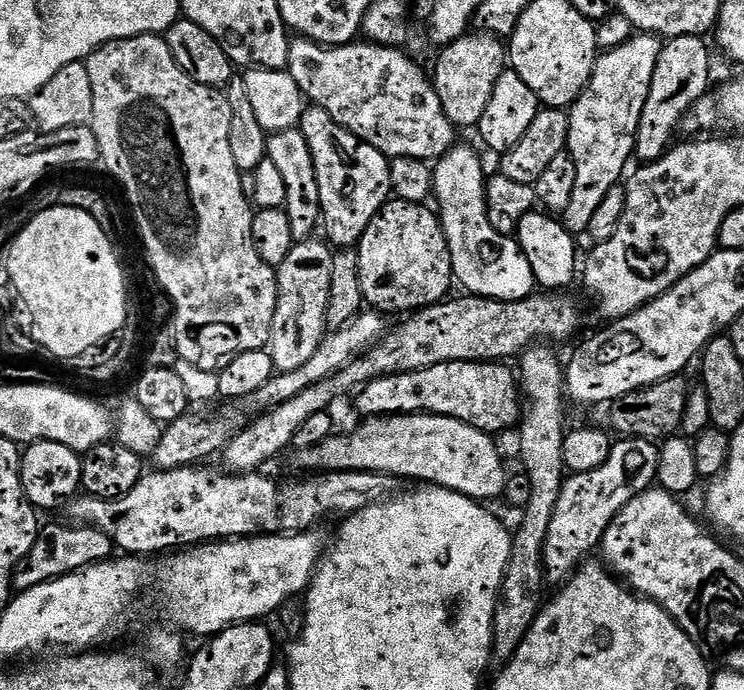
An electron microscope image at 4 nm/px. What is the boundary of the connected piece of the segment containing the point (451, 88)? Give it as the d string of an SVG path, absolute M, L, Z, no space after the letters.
M466 34L447 45L432 74L444 111L458 128L477 127L487 117L496 85L508 68L508 52L502 48L503 43L491 35L479 35Z

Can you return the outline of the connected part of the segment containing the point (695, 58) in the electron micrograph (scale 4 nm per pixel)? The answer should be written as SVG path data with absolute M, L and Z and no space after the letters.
M683 36L667 41L638 130L636 156L639 159L648 160L647 162L662 159L670 150L672 135L675 134L680 119L683 116L685 119L692 107L713 87L712 52L704 43L698 36Z

